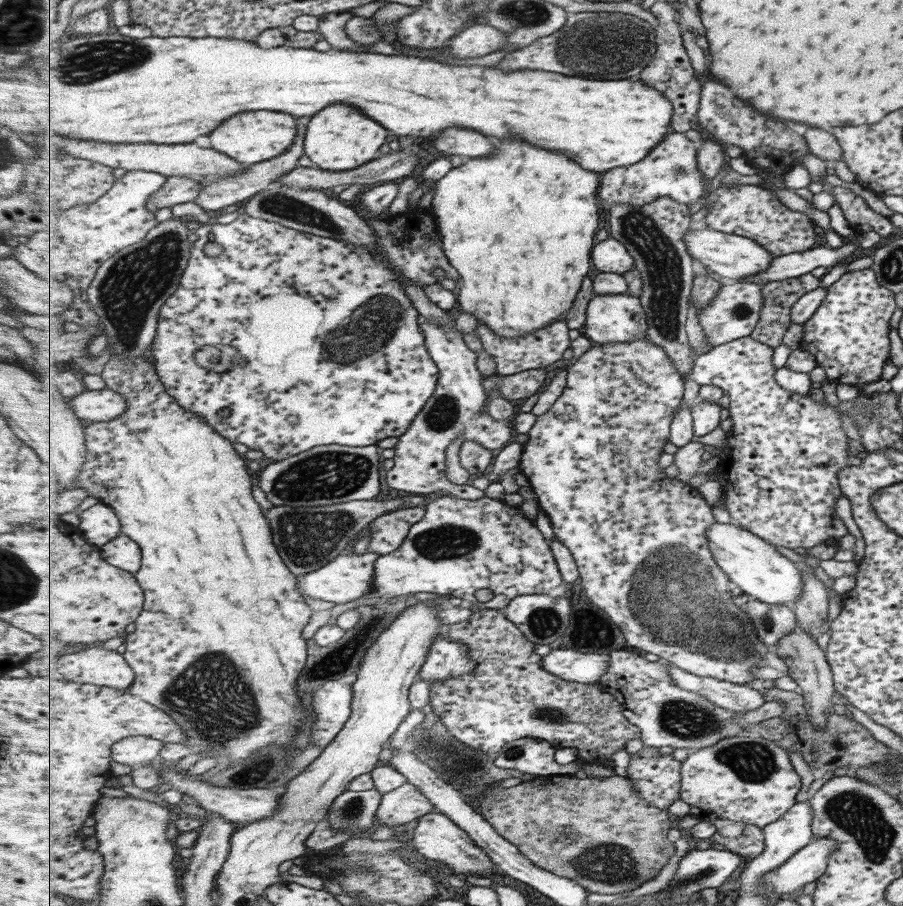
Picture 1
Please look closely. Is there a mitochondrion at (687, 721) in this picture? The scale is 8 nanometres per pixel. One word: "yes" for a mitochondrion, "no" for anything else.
yes

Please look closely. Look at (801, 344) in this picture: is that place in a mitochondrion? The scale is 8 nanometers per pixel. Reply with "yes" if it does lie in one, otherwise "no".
no

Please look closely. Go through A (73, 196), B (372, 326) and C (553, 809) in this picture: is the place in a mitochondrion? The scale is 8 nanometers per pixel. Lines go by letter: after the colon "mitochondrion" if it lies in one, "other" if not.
A: other
B: mitochondrion
C: other

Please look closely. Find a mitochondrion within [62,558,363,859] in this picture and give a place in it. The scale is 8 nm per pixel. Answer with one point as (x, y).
(227, 720)

